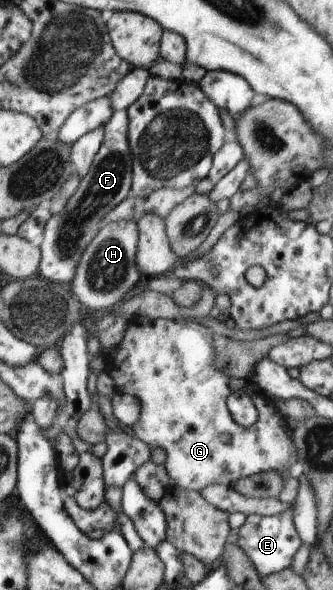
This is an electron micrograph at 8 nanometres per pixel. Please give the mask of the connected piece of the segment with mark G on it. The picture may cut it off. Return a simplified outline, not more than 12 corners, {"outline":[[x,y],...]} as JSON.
{"outline":[[138,317],[107,353],[170,485],[231,488],[296,446],[273,403],[231,419],[212,329]]}

